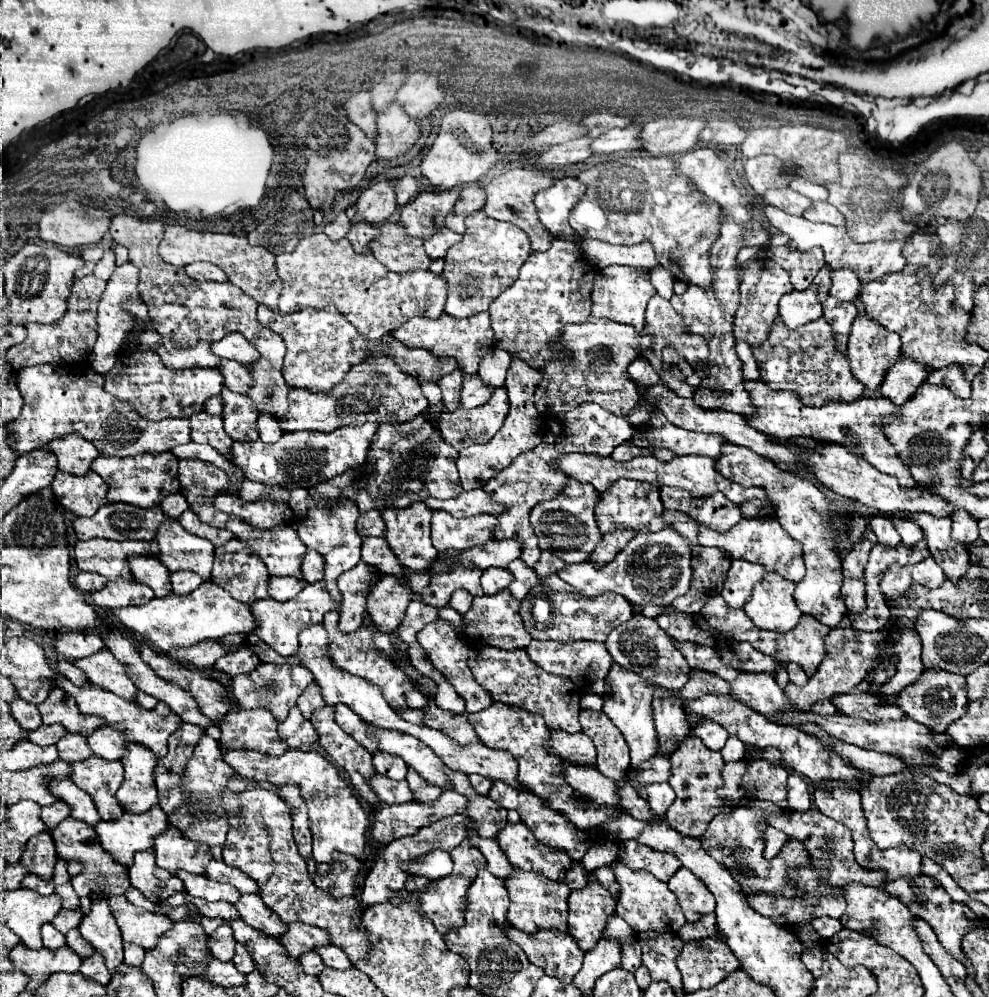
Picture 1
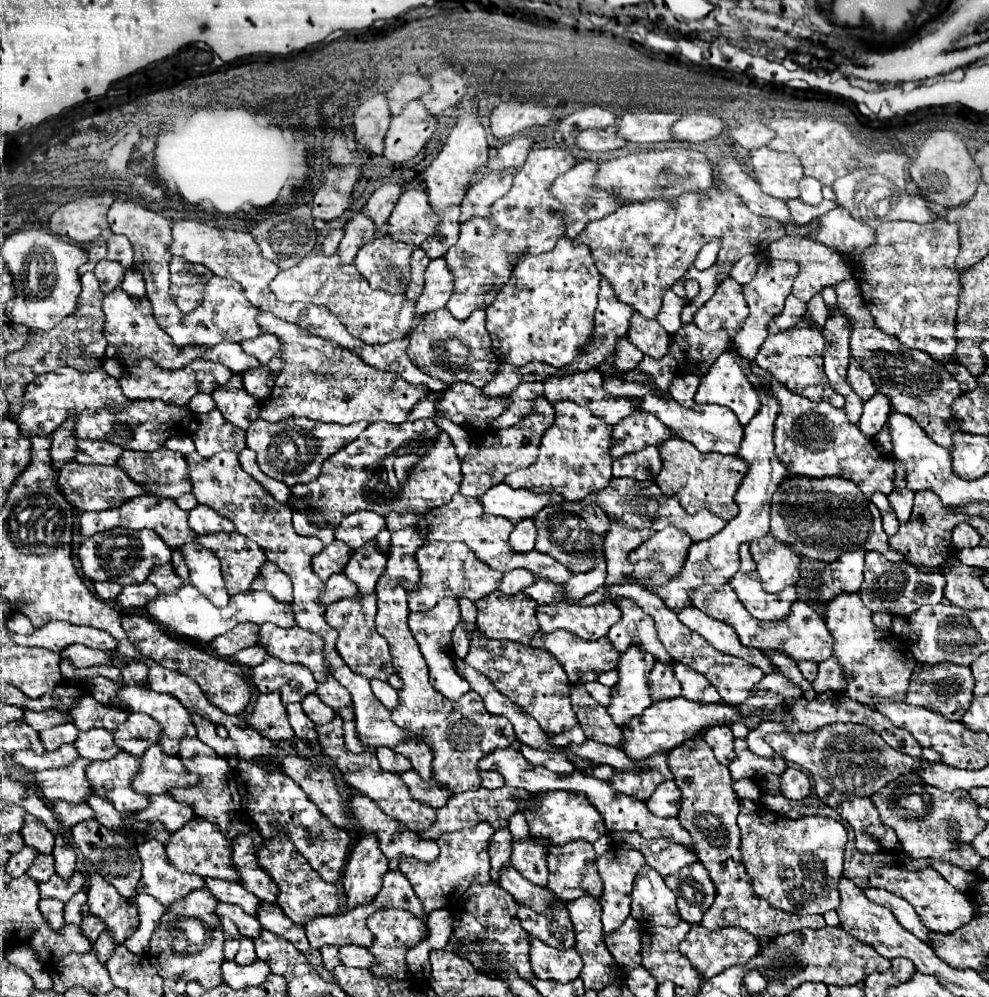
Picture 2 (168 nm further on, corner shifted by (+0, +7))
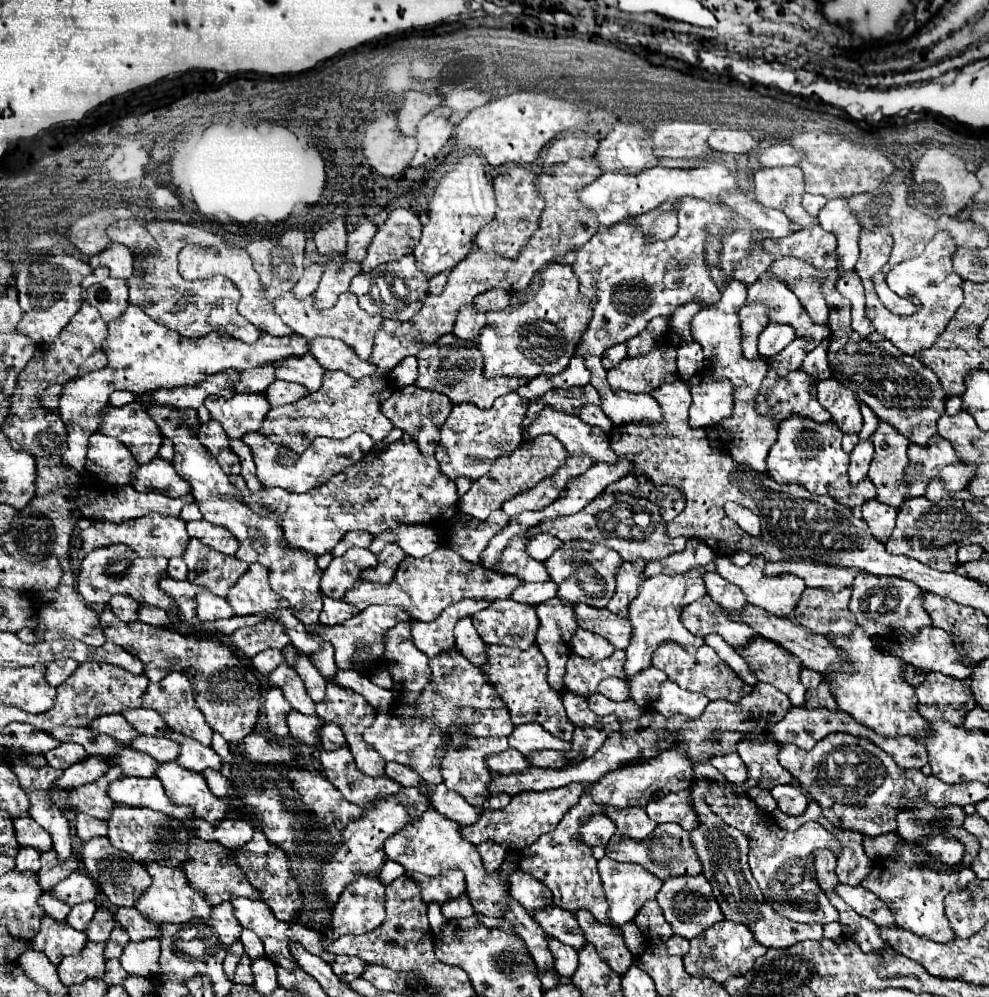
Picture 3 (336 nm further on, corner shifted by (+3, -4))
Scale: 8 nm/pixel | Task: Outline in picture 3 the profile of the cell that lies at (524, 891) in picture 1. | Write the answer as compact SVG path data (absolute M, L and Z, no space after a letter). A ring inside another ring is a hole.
M548 938L548 946L550 946L550 952L556 962L556 972L562 978L570 978L578 968L578 952L574 952L574 948L570 948L554 938Z

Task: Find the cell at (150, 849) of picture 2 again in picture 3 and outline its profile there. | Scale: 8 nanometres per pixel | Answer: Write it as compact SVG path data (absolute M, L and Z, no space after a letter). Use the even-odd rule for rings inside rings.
M150 862L150 864L146 864L146 870L152 876L152 886L138 900L136 908L150 922L184 924L184 922L190 922L194 918L208 918L210 916L212 906L208 904L206 896L202 896L202 892L194 892L194 888L190 888L190 884L186 884L186 876L182 876L182 868L168 868L168 866L160 866L160 864Z

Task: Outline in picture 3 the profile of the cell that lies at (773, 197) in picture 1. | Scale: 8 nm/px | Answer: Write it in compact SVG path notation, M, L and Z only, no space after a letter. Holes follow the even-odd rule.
M804 194L804 208L812 214L812 216L818 216L818 212L824 208L828 200L824 196L814 196L814 194Z

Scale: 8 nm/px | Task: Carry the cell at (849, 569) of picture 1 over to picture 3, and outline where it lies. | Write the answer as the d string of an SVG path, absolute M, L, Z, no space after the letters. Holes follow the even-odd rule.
M806 588L798 608L794 610L794 618L814 634L850 636L850 632L856 628L854 614L848 608L850 596L850 588L844 588L836 594L830 590Z

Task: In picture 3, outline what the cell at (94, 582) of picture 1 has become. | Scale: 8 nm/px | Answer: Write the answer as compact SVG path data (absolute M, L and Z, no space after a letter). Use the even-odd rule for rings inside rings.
M114 594L112 600L110 600L110 606L112 606L112 612L126 624L130 622L136 622L138 620L138 608L142 604L138 604L136 600L132 600L130 596L126 594Z

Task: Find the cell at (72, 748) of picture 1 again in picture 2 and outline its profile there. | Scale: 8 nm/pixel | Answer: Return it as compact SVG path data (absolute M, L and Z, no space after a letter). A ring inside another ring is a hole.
M89 729L89 731L79 731L77 741L73 743L79 757L85 759L109 759L117 751L117 745L113 741L113 733L105 729Z

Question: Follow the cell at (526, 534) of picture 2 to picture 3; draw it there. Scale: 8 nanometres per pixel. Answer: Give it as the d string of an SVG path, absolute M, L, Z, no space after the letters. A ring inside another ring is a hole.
M550 534L532 536L532 540L526 542L526 552L538 562L546 562L546 558L552 556L552 552L556 552L558 548L562 548L562 542Z

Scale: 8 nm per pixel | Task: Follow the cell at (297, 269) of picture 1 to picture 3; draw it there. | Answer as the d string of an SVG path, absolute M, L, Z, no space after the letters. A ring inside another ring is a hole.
M288 292L286 296L276 300L276 314L282 318L282 322L296 334L312 338L312 336L330 336L330 338L338 338L342 342L346 342L362 360L370 358L372 352L372 344L374 344L374 334L380 330L382 326L382 316L368 316L360 306L358 306L358 298L352 292L344 292L338 302L328 308L328 310L316 310L314 306L314 296L306 298L306 300L298 300L292 296L292 292Z

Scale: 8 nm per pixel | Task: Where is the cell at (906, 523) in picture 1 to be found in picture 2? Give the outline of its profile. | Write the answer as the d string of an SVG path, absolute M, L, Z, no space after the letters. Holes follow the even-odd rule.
M895 465L895 491L889 495L889 503L899 519L899 523L909 521L909 513L913 509L913 491L905 487L905 469L901 465Z

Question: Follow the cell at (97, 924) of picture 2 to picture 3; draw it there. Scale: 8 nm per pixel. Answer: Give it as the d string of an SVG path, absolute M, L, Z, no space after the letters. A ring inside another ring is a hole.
M98 908L94 914L94 920L84 930L90 942L106 942L110 932L114 928L114 916L108 908Z

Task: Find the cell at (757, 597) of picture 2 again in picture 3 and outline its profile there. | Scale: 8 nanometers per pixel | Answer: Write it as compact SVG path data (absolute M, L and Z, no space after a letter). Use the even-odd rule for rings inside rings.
M706 572L704 580L706 580L706 594L710 598L714 598L714 602L720 604L722 608L742 610L746 606L746 596L742 594L742 590L738 586L726 582L716 572Z

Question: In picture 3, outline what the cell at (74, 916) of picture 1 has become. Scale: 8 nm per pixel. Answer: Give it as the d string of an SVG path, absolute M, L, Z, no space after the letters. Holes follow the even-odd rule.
M94 902L76 904L76 906L72 906L66 922L68 922L72 928L76 928L76 930L84 930L84 928L90 924L90 920L94 918L94 912L96 912L96 904L94 904Z

